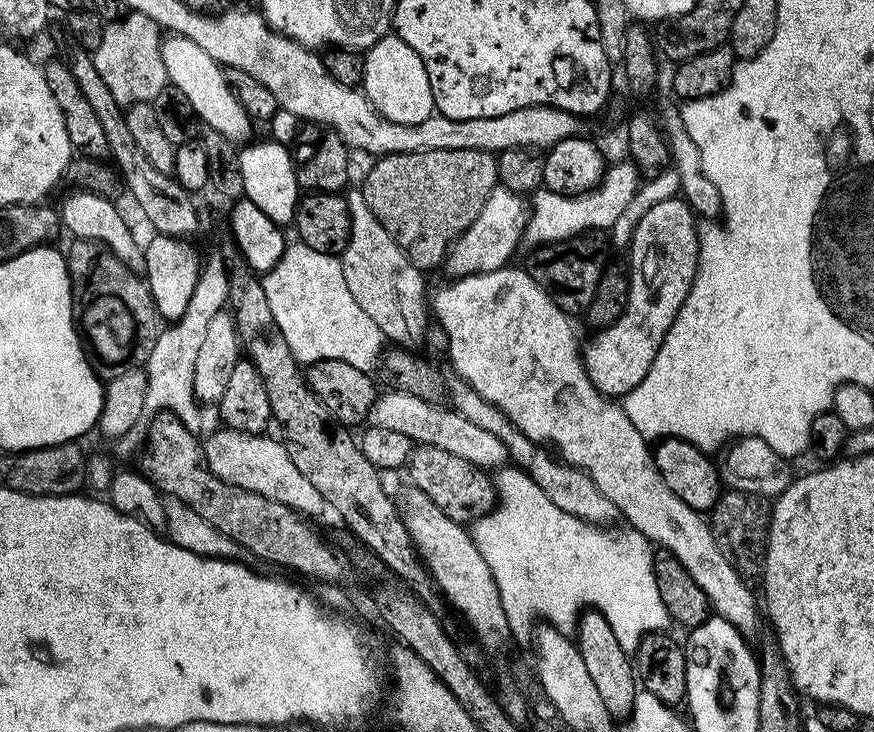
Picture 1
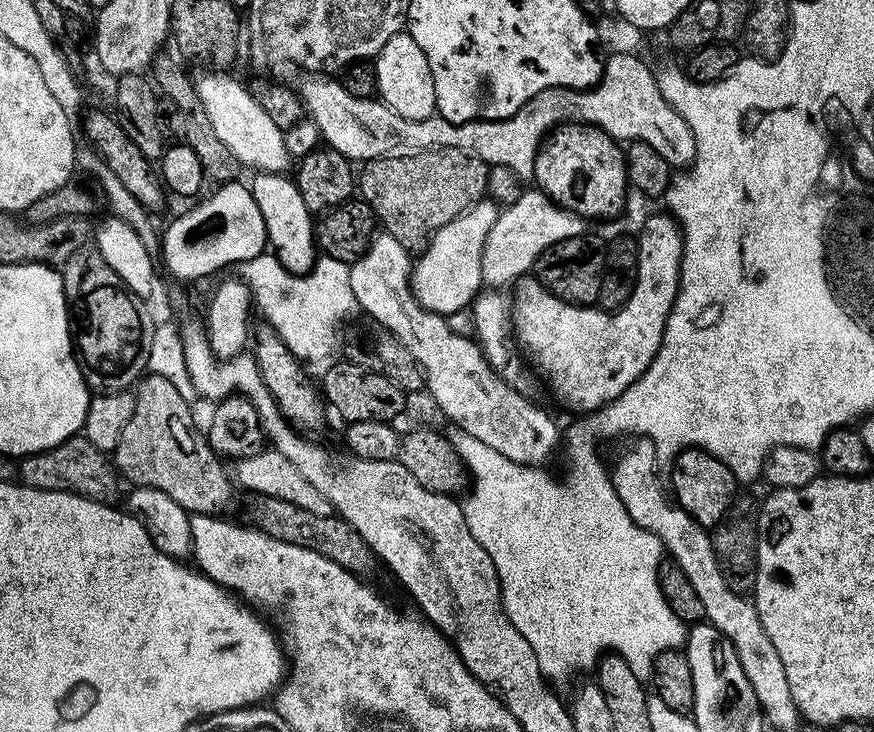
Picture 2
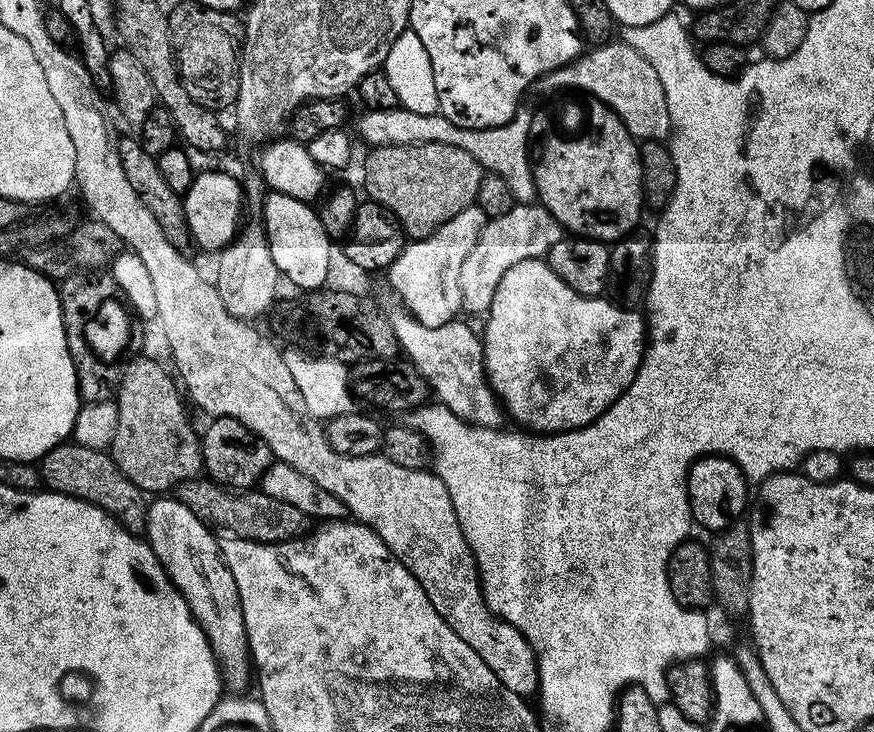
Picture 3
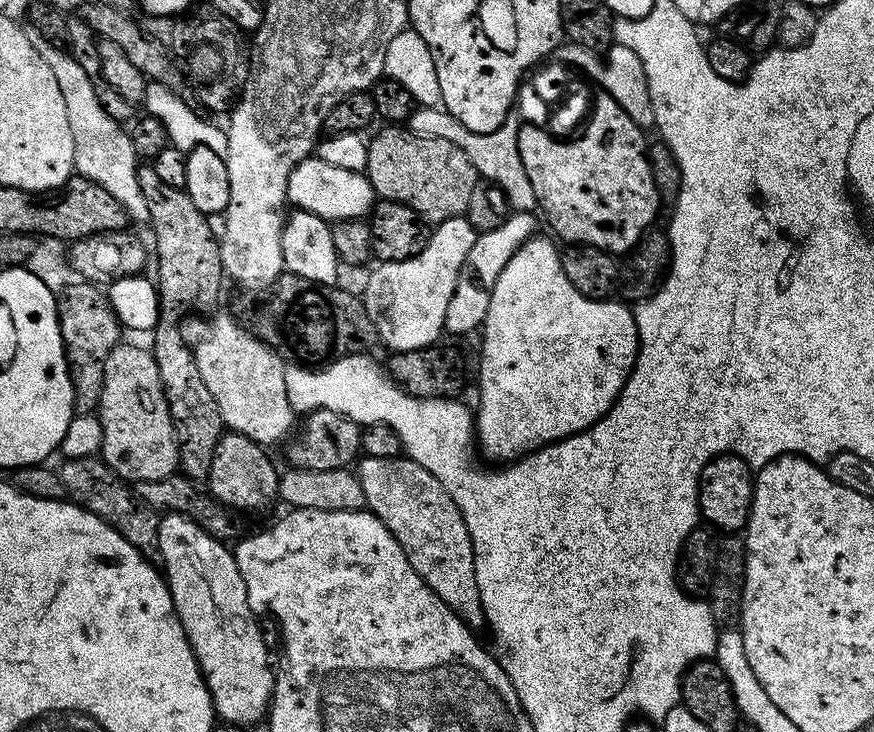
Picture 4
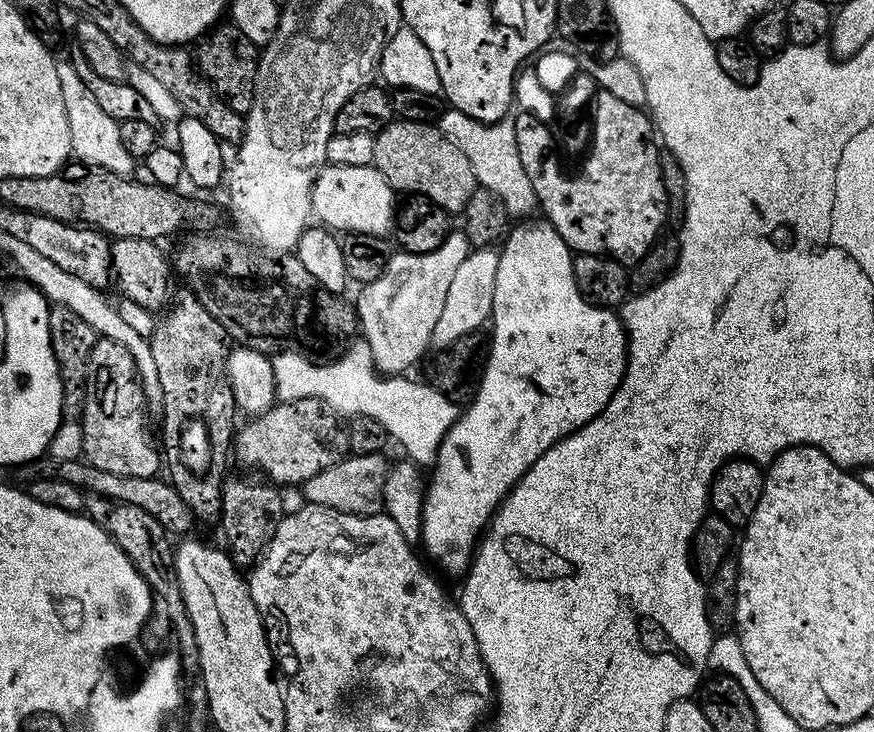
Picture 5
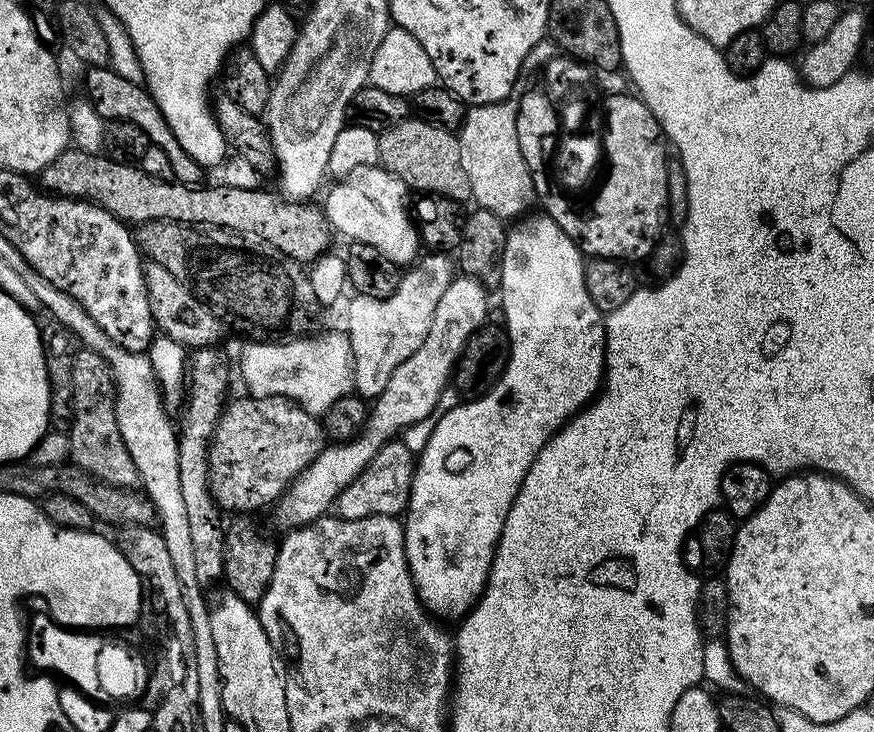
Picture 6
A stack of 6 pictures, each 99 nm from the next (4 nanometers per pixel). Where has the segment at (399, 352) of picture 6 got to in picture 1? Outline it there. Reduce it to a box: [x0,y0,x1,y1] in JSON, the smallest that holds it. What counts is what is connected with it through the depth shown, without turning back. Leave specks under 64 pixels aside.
[446,186,529,277]

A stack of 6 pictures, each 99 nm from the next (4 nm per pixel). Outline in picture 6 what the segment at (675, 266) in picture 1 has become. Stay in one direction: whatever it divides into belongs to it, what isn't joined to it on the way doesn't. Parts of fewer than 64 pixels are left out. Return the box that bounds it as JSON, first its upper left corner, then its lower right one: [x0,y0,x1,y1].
[402,214,604,622]

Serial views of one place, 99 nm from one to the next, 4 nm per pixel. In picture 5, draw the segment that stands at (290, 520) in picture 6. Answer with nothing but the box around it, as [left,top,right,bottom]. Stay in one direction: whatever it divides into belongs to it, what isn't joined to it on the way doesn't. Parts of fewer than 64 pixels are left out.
[432,246,499,349]

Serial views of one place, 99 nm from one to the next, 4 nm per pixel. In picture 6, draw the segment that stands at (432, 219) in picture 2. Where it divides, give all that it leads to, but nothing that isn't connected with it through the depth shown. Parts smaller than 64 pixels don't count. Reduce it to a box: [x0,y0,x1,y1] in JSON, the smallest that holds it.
[379,118,471,202]

